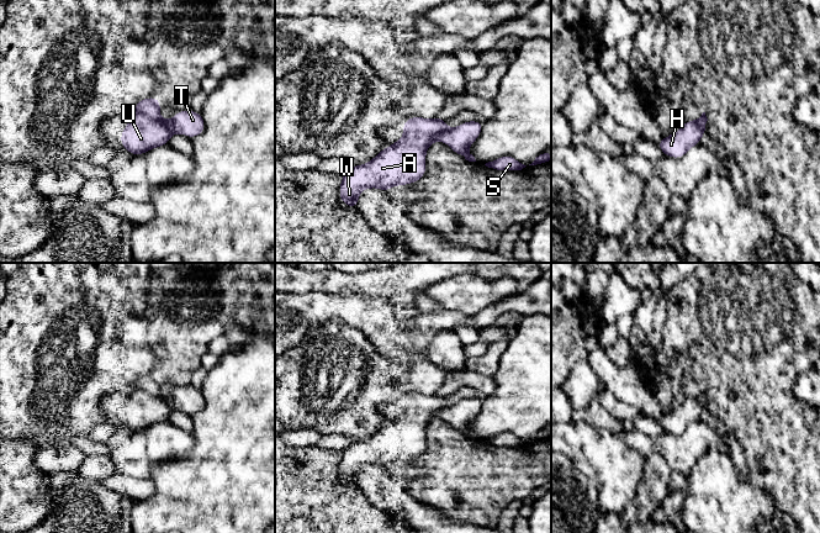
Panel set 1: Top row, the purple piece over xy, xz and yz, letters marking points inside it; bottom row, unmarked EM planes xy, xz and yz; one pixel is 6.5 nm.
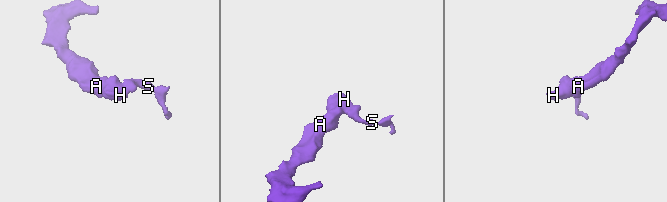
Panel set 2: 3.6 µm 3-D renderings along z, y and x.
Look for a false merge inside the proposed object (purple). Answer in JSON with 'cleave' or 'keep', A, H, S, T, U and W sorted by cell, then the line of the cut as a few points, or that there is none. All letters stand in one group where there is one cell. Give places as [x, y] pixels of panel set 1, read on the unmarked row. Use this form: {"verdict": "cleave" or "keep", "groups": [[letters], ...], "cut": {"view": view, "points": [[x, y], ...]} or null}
{"verdict": "keep", "groups": [["A", "H", "S", "T", "U", "W"]], "cut": null}

